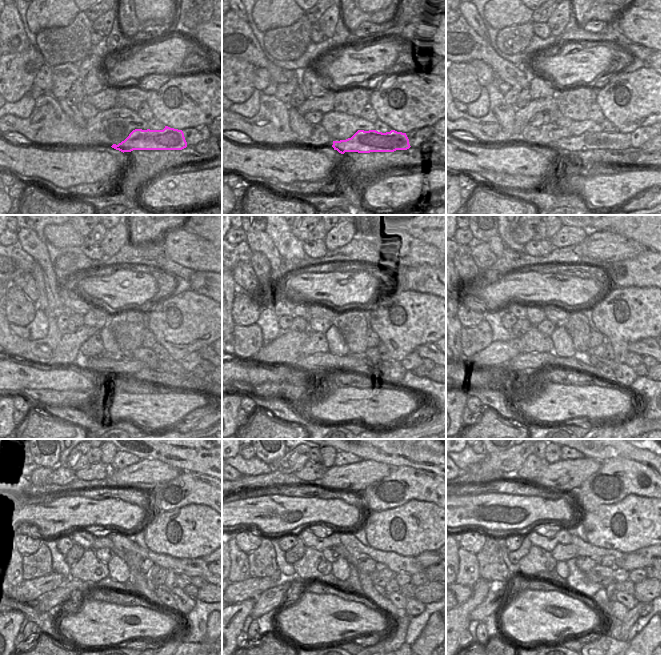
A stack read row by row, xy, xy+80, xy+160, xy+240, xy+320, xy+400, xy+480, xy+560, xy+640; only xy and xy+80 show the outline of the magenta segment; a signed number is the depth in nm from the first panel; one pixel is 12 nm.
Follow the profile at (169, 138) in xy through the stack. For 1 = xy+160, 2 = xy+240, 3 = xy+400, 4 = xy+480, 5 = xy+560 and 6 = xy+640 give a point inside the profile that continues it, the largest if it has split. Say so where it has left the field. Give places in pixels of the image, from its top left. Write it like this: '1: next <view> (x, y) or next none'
1: next xy+160 (588, 140)
2: next xy+240 (99, 364)
3: next xy+400 (523, 363)
4: next xy+480 (49, 602)
5: next xy+560 (269, 601)
6: next xy+640 (491, 604)

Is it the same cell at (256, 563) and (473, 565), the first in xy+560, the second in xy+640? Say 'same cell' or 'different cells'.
different cells

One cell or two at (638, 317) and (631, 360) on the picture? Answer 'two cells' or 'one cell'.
two cells

